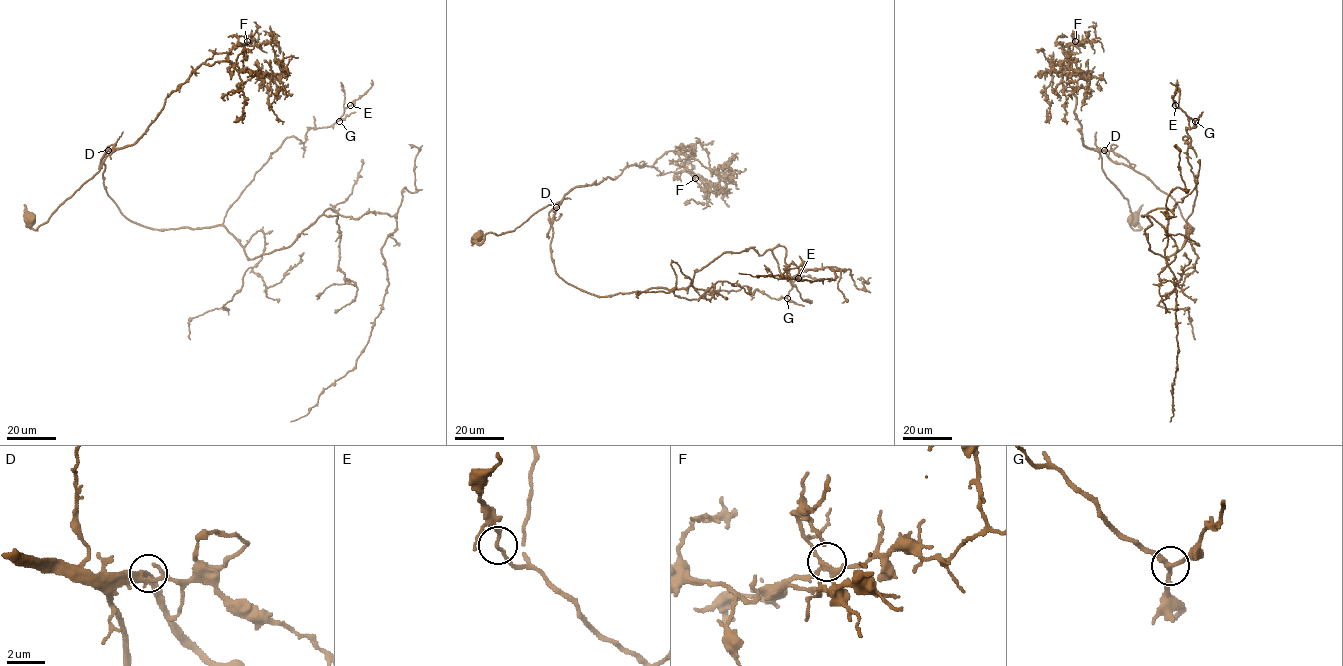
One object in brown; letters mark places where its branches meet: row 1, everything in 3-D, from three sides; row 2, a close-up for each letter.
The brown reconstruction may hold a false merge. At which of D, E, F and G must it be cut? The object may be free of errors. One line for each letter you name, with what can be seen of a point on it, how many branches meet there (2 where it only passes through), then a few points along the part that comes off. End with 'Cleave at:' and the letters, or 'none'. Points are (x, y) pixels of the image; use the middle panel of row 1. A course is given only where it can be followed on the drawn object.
Cleave at: none

